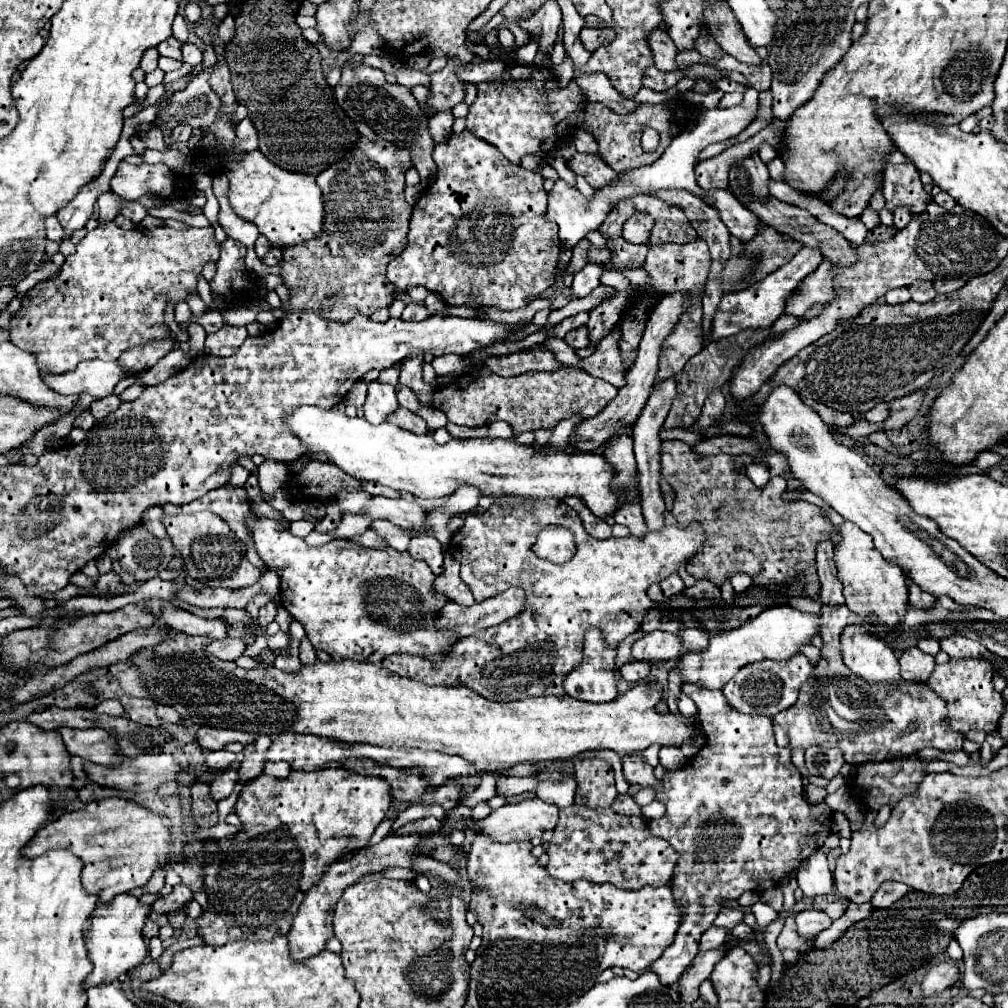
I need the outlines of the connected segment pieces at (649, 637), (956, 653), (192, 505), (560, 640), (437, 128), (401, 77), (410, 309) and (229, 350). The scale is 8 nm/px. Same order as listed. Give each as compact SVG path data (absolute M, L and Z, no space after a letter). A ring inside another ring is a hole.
M649 632L633 644L633 658L641 662L665 662L681 656L681 640L669 632Z
M953 634L949 638L941 638L941 650L949 654L949 658L985 658L991 660L991 652L985 650L985 646L981 646L975 640L969 640L965 636Z
M227 484L223 488L211 490L203 498L197 498L197 500L193 500L193 502L189 502L189 504L183 506L185 514L193 514L193 512L199 512L199 510L209 510L209 512L221 516L231 526L231 530L247 546L253 546L251 534L247 532L247 526L245 526L245 516L251 510L251 502L247 498L235 502L235 486Z
M553 498L525 502L513 510L491 506L485 514L465 518L465 526L453 534L453 546L449 542L449 552L459 560L461 580L471 588L475 602L483 602L517 586L527 594L525 610L509 622L477 632L465 642L457 642L449 658L429 662L429 658L395 654L381 664L397 676L413 678L427 686L469 686L493 702L513 702L531 696L567 696L563 680L581 664L585 630L599 626L607 636L607 644L617 648L625 636L639 630L645 610L657 606L647 596L649 586L677 572L679 564L693 558L703 542L705 534L699 524L689 524L687 528L663 526L661 532L649 532L643 540L635 536L595 540L585 532L575 510ZM551 524L573 530L577 552L565 564L553 564L533 556L531 546L537 534Z
M445 112L445 114L435 114L435 118L429 120L429 132L433 134L433 142L441 144L447 140L447 136L451 134L451 124L453 124L453 114Z
M402 67L395 73L395 76L397 78L397 84L403 84L403 86L407 86L407 88L417 86L417 84L429 86L429 76L423 74L423 71Z
M407 304L407 308L403 310L405 320L421 322L421 318L427 318L427 316L429 316L429 310L425 306L419 306L419 304Z
M223 326L215 334L207 336L205 352L213 356L221 356L221 358L231 356L241 348L245 338L247 338L245 326Z

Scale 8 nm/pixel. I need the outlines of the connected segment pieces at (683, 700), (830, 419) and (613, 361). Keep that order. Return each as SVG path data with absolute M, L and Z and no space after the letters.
M681 692L679 698L677 698L677 708L679 708L679 712L681 712L683 716L687 716L687 718L695 718L695 716L697 716L695 702L691 702L683 692Z
M803 398L803 400L805 400L805 404L811 406L811 408L821 416L821 420L823 420L825 424L829 424L829 426L841 426L841 428L847 428L847 426L851 426L851 424L855 422L855 418L853 418L851 414L835 412L835 410L827 408L825 404L815 402L815 400L809 400L809 398Z
M613 328L611 334L601 340L597 350L589 358L585 358L585 366L579 366L591 376L607 380L615 388L625 386L625 374L621 374L621 356L617 348L619 338L621 338L619 330Z

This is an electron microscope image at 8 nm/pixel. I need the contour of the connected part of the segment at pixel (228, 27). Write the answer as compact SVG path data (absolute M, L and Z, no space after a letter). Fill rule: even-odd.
M227 16L227 18L217 26L217 40L225 46L225 44L233 38L233 30L235 30L233 16Z

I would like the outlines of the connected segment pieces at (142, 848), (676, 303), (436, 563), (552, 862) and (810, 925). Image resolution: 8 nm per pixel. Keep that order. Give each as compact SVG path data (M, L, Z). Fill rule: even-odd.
M105 798L85 804L79 810L65 812L37 830L37 834L21 850L21 856L37 858L53 848L71 850L83 862L81 882L85 892L97 894L99 902L105 904L117 894L145 886L157 868L167 866L159 862L159 856L165 858L169 852L169 830L165 822L167 818L149 812L139 804L123 798ZM109 826L113 832L109 832Z
M669 294L665 298L661 298L661 302L657 302L647 328L643 332L641 344L639 344L639 354L637 360L633 364L633 368L627 374L627 386L619 390L619 396L613 398L609 402L609 406L605 406L605 410L601 410L597 416L587 418L585 422L581 422L581 430L577 430L577 442L573 442L575 448L579 450L597 450L601 444L609 442L609 438L613 438L613 434L617 434L617 430L621 430L621 426L633 426L633 422L637 420L637 414L641 414L649 392L653 388L655 382L655 374L657 374L657 362L659 362L659 354L661 354L661 346L663 340L671 334L671 330L675 328L679 316L683 314L683 310L687 308L689 302L685 302L683 294Z
M431 536L411 538L407 552L411 558L427 562L427 566L433 570L435 576L439 576L443 572L443 550L435 538L431 538Z
M577 804L561 810L547 854L547 872L553 878L565 882L585 879L597 884L610 883L625 890L667 885L679 856L669 842L649 834L643 818L621 816L609 808L589 810Z
M803 910L795 916L795 920L797 920L797 932L801 936L817 936L819 932L827 930L833 924L833 920L819 910Z

